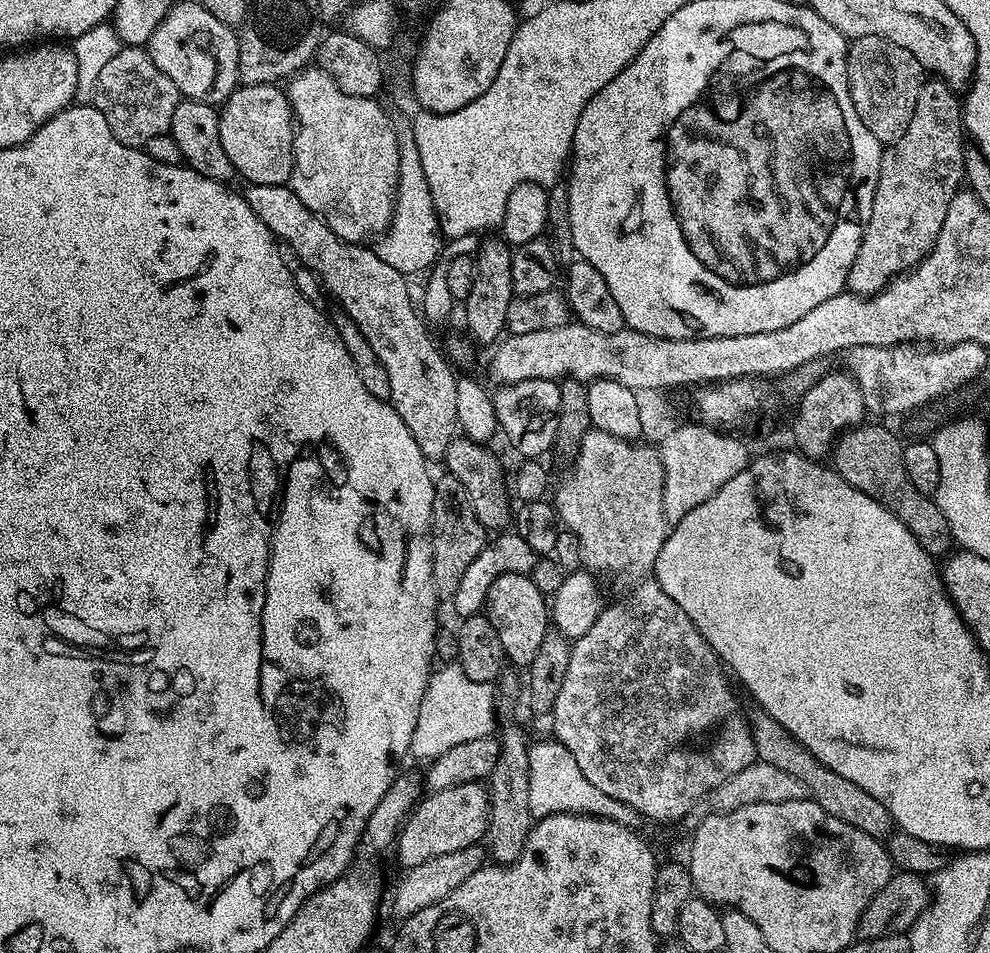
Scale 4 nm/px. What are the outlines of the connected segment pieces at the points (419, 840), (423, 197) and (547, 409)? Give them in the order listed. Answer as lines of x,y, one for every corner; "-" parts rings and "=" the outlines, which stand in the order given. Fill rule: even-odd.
483,783
450,786
450,790
428,792
417,803
404,821
396,837
394,853
401,869
422,866
438,854
454,854
454,850
466,850
472,844
480,844
487,834
488,790
=
411,134
400,136
400,181
396,187
396,209
392,215
392,227
379,237
374,251
382,258
382,262
394,266
394,270
403,272
405,277
412,278
415,272
427,273
440,254
442,233
440,218
436,215
434,198
430,198
430,186
426,182
426,174
422,174
422,162
418,158
418,146
=
527,380
517,384
506,384
495,389
492,396
496,408
499,431
503,434
524,458
540,458
543,452
552,452
558,434
556,417
560,415
560,385
555,380

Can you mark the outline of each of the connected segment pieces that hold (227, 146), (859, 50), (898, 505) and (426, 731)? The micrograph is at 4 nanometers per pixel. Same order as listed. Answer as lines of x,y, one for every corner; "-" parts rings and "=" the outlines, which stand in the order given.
246,84
237,86
233,92
224,101
219,109
220,114
220,137
222,138
222,150
226,150
226,158
230,158
230,162
234,166
236,176
242,178
245,176
245,181
248,184
283,184
287,185
292,178
292,141
294,139
294,117
292,107
288,101
287,91
283,87
276,84
=
867,36
851,41
848,50
848,89
858,110
858,118
887,146
897,140
910,126
914,110
918,106
918,92
922,90
926,73
924,67
902,46
897,46
886,38
=
865,422
858,428
852,428
836,441
834,467
837,474
846,482
850,482
850,486
870,494
870,498
874,498
882,506
886,506
890,510
890,514
894,514
894,518
898,518
898,522
902,522
902,526
906,526
906,530
910,530
910,534
914,534
914,538
918,538
922,550
926,550
929,556
933,558
947,557
953,551
954,541
950,526
946,522
946,514
942,514
942,510
936,505
933,497
922,494
922,490
918,490
910,482
909,476
906,475
906,465
902,463
902,454
904,453
902,440
899,440
890,429
883,428
880,425
883,423
872,423
876,424
=
448,662
433,671
428,679
409,753
424,759
424,762
433,760
459,743
491,735
495,728
496,692
493,685
473,682
459,664

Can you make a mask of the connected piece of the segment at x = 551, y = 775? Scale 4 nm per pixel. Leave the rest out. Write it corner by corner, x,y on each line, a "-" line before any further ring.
554,739
533,741
529,747
529,780
530,780
530,812
533,819
550,817
556,813
575,812
581,815
602,816
615,820
620,825
637,829
642,817
633,807
618,802
587,781
585,774
578,767
570,750

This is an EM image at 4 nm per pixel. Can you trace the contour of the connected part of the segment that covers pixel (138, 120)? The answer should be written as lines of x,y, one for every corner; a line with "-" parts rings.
124,46
110,63
98,74
98,82
94,86
91,103
106,118
106,126
122,142
131,148
143,149
150,138
158,138
158,134
169,134
174,110
181,102
178,86
154,66
150,54
140,46

